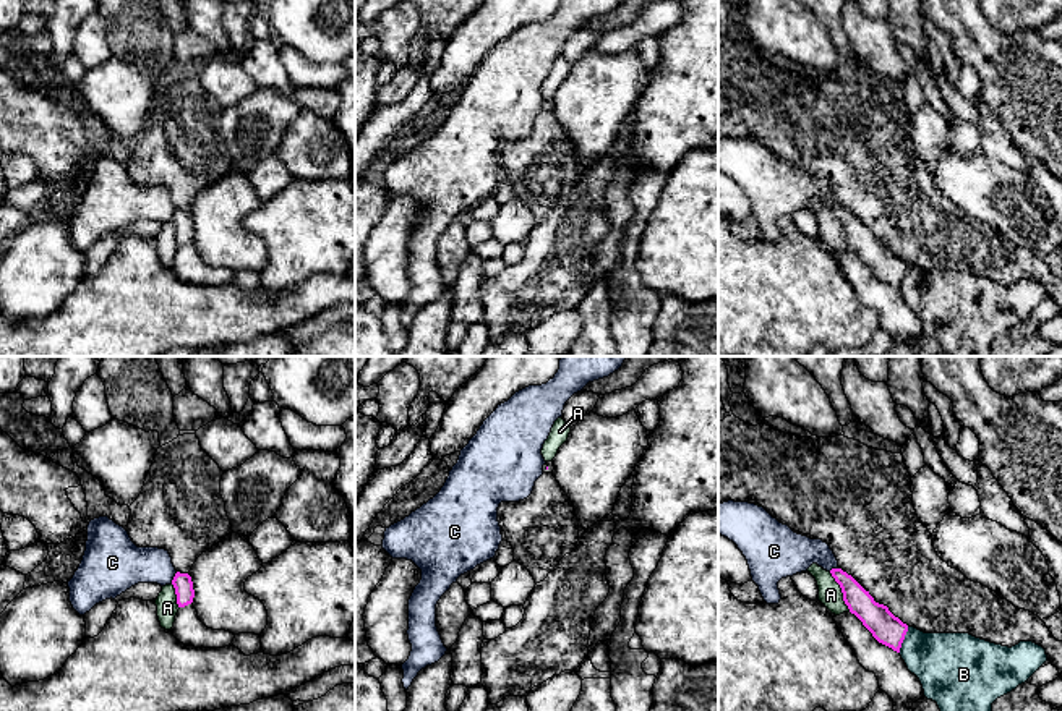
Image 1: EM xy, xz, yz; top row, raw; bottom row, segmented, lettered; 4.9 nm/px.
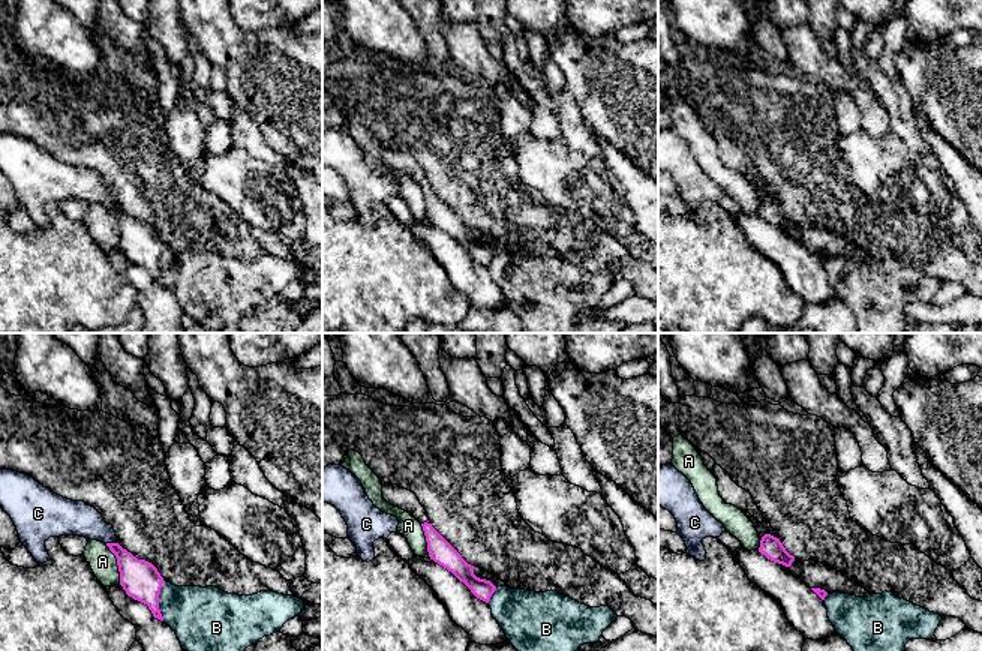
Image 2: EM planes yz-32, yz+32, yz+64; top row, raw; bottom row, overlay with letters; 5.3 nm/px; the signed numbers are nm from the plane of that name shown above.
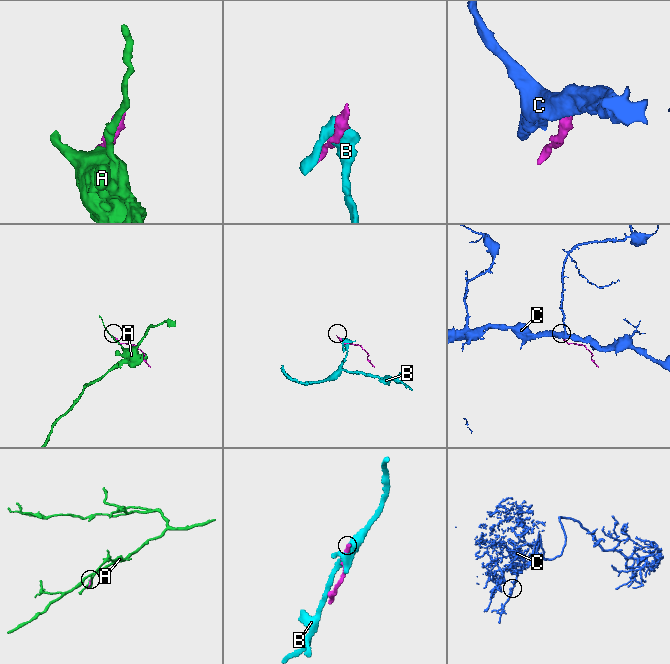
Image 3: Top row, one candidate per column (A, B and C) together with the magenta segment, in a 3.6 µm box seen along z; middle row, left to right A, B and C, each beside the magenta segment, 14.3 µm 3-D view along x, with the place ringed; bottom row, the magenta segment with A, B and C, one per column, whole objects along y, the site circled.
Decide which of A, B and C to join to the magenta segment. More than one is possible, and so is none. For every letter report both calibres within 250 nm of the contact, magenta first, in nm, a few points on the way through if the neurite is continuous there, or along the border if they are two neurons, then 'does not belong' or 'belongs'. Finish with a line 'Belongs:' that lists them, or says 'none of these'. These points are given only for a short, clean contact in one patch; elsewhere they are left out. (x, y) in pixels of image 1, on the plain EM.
A: calibres 150 and 120 nm; does not belong
B: calibres 150 and 300 nm; does not belong
C: calibres 100 and 220 nm; border xy (177, 209), (171, 219); does not belong
Belongs: none of these

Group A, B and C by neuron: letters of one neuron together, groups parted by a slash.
A / B / C

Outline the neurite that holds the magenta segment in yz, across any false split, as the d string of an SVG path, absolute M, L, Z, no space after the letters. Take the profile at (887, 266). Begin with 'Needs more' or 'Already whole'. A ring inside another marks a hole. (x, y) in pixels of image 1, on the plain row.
Already whole. M832 206L830 211L840 222L843 238L850 249L863 259L879 280L900 290L908 262L895 254L887 243L876 240L869 228L866 228L851 212L841 206Z

